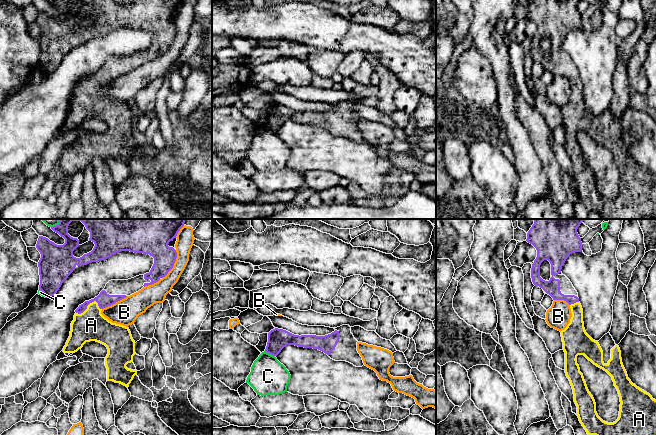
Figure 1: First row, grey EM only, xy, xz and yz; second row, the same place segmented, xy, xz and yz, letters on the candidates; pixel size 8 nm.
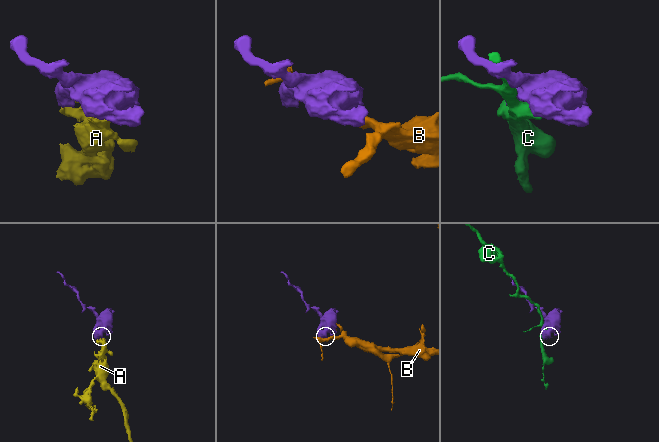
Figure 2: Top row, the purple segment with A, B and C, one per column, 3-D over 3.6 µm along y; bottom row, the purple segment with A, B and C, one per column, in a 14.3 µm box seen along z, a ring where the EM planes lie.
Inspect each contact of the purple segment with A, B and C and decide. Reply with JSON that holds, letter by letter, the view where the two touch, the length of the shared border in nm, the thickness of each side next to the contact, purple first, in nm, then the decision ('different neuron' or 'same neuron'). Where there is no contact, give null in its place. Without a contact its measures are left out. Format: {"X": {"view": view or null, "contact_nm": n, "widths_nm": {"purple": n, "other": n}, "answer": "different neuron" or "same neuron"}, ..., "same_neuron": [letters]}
{"A": {"view": "xy", "contact_nm": 220, "widths_nm": {"purple": 120, "other": 240}, "answer": "same neuron"}, "B": {"view": "xy", "contact_nm": 260, "widths_nm": {"purple": 240, "other": 140}, "answer": "different neuron"}, "C": {"view": "xz", "contact_nm": 100, "widths_nm": {"purple": 160, "other": 300}, "answer": "different neuron"}, "same_neuron": ["A"]}

